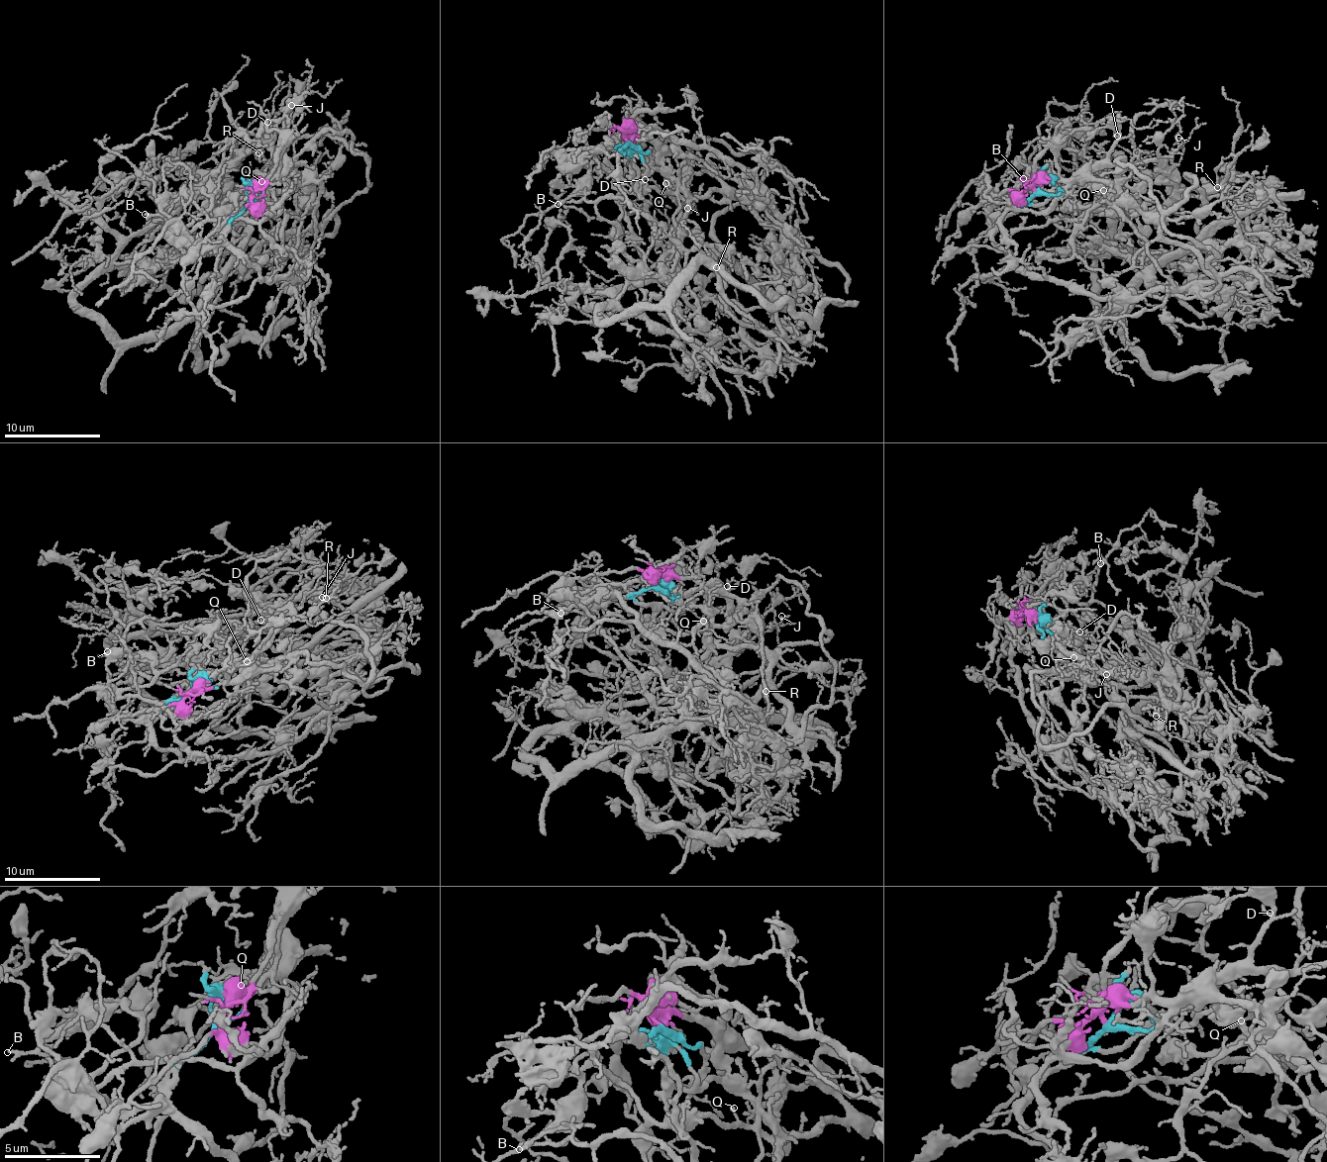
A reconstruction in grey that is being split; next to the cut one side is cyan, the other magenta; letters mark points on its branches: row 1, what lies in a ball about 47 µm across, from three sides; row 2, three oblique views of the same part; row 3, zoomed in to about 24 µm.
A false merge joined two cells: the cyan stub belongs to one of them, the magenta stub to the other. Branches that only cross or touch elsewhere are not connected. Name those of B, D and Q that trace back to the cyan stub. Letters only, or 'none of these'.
none of these

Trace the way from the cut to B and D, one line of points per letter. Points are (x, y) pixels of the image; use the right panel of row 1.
B: (1035, 192), (1029, 189), (1011, 202), (1005, 195), (1012, 171), (1030, 173), (1022, 178)
D: (1035, 192), (1038, 182), (1073, 180), (1106, 157), (1117, 135)

